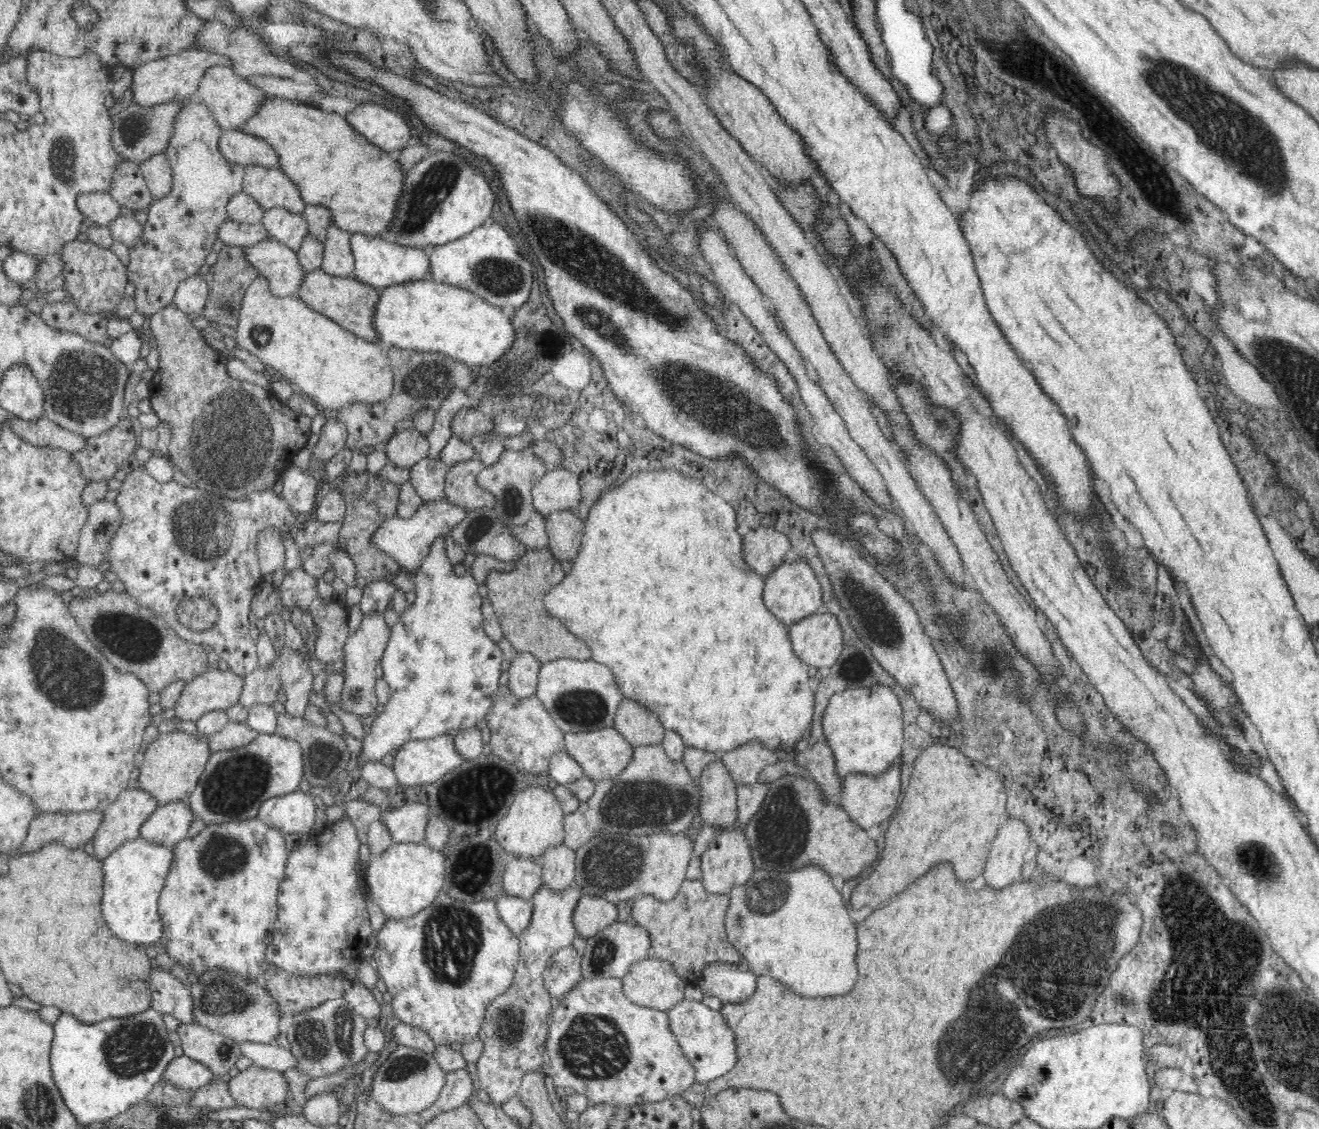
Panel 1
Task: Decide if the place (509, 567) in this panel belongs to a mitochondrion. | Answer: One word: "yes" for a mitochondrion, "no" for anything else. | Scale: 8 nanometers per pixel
no

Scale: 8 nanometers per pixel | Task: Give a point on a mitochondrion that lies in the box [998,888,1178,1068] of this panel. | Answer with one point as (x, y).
(1154, 1013)

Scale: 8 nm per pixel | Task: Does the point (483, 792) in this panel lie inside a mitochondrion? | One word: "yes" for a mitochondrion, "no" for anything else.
yes

